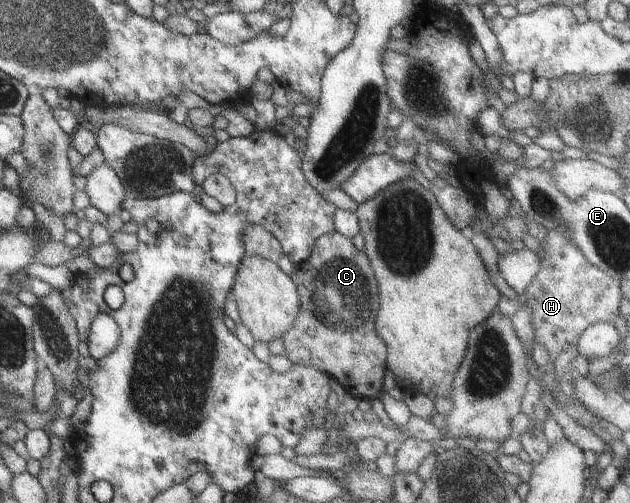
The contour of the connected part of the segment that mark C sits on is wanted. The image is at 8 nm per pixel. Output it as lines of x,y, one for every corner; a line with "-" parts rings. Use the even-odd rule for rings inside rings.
337,232
315,239
311,255
290,273
299,297
299,311
291,327
281,335
284,356
292,364
308,365
339,383
344,391
363,404
382,393
382,377
386,369
385,344
375,333
375,314
379,309
377,283
363,251
355,249
352,238

